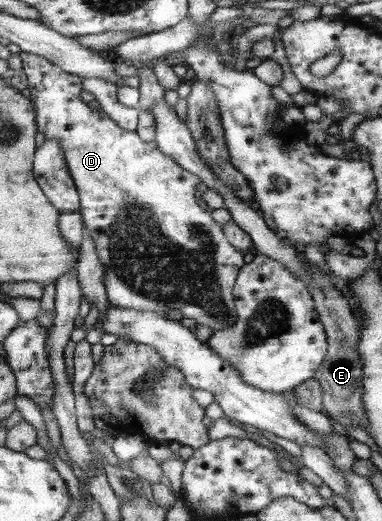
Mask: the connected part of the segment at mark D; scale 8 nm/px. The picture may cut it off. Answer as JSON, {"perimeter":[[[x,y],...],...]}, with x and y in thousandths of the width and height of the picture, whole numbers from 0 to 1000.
{"perimeter":[[[63,100],[50,102],[60,123],[60,136],[71,142],[73,169],[81,173],[81,190],[97,202],[97,236],[107,248],[118,269],[149,269],[165,288],[168,305],[178,328],[191,342],[199,365],[207,372],[207,409],[212,422],[230,445],[233,453],[246,459],[251,484],[259,491],[259,501],[275,511],[270,543],[280,570],[293,587],[319,589],[327,593],[361,593],[364,597],[398,597],[435,601],[440,595],[474,595],[479,610],[508,610],[516,622],[542,622],[558,635],[579,635],[594,631],[620,618],[618,570],[610,566],[610,553],[618,549],[620,530],[631,522],[631,514],[641,511],[639,489],[631,478],[613,476],[602,468],[597,455],[589,451],[584,432],[555,422],[555,413],[539,403],[529,403],[529,395],[518,392],[513,376],[508,376],[508,353],[524,353],[526,342],[476,324],[476,319],[461,319],[453,301],[440,303],[435,294],[427,294],[414,284],[408,273],[377,271],[361,261],[359,253],[335,253],[325,246],[314,246],[304,232],[288,230],[272,215],[246,215],[230,200],[220,200],[209,192],[209,177],[215,177],[217,150],[194,146],[191,140],[178,140],[139,117],[120,115],[120,109],[94,107],[89,102]]]}

